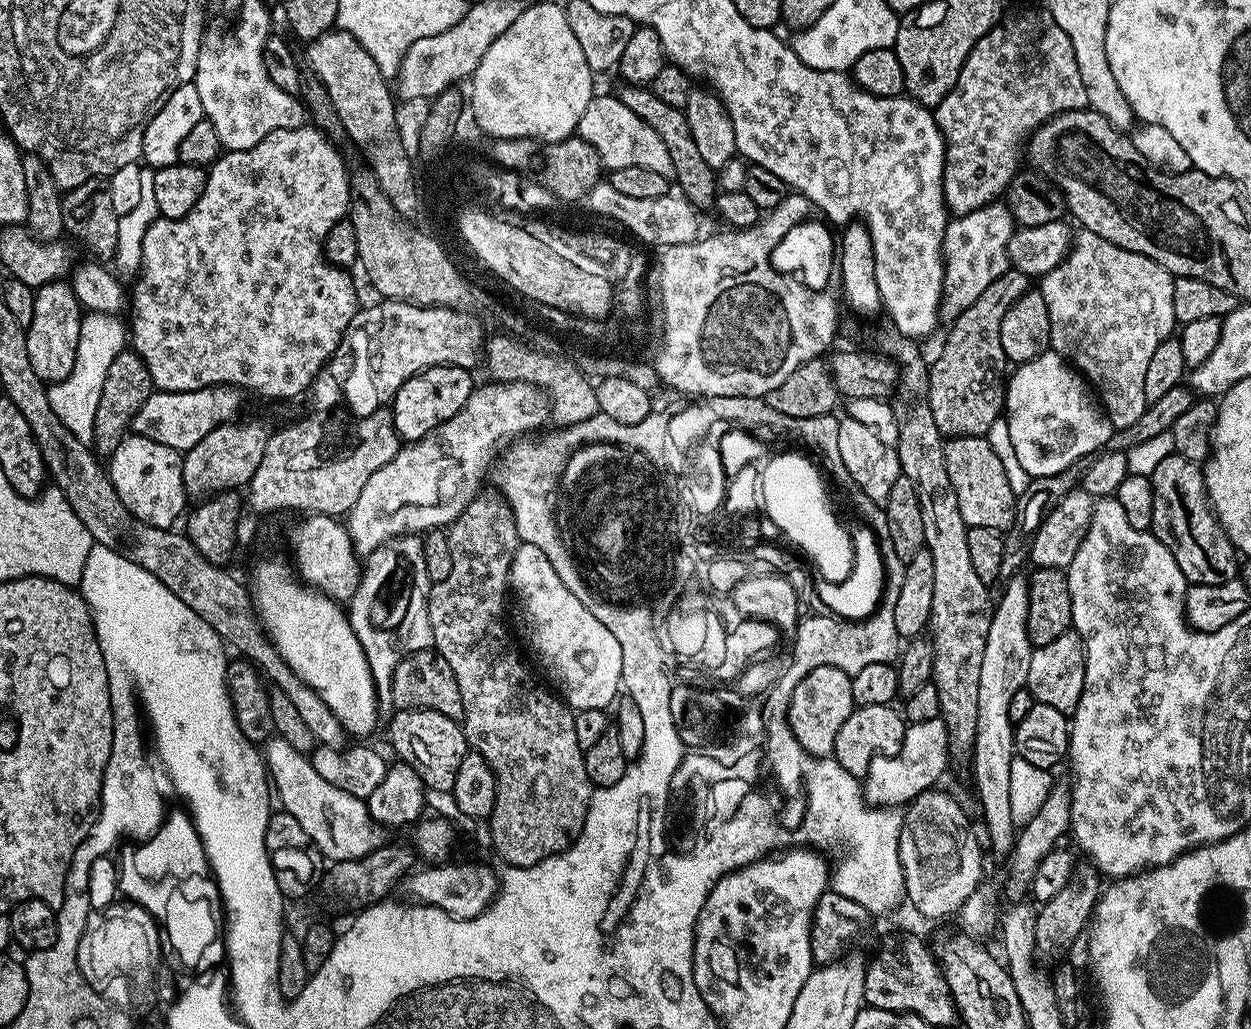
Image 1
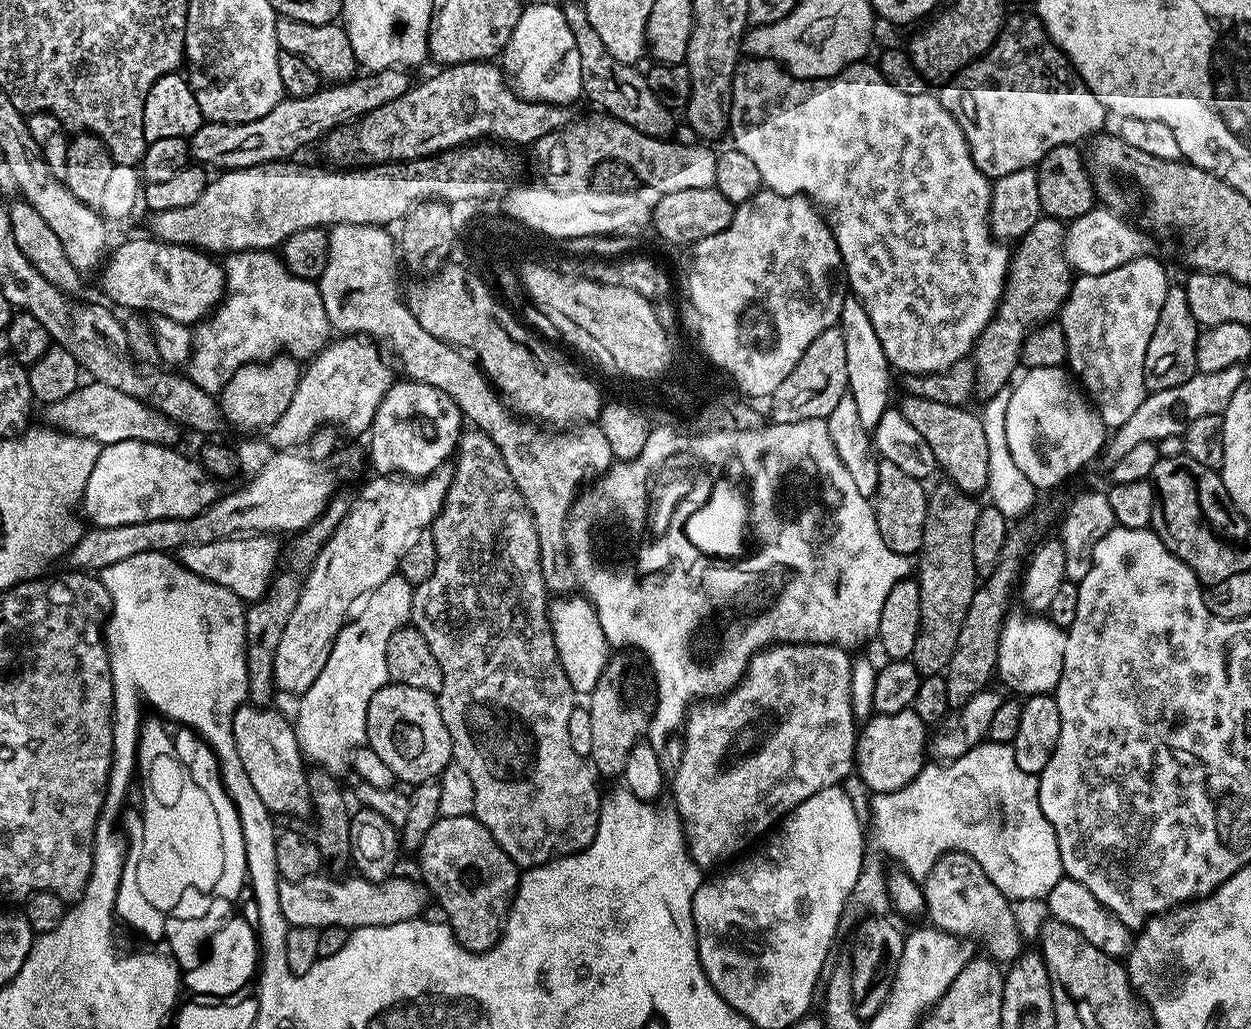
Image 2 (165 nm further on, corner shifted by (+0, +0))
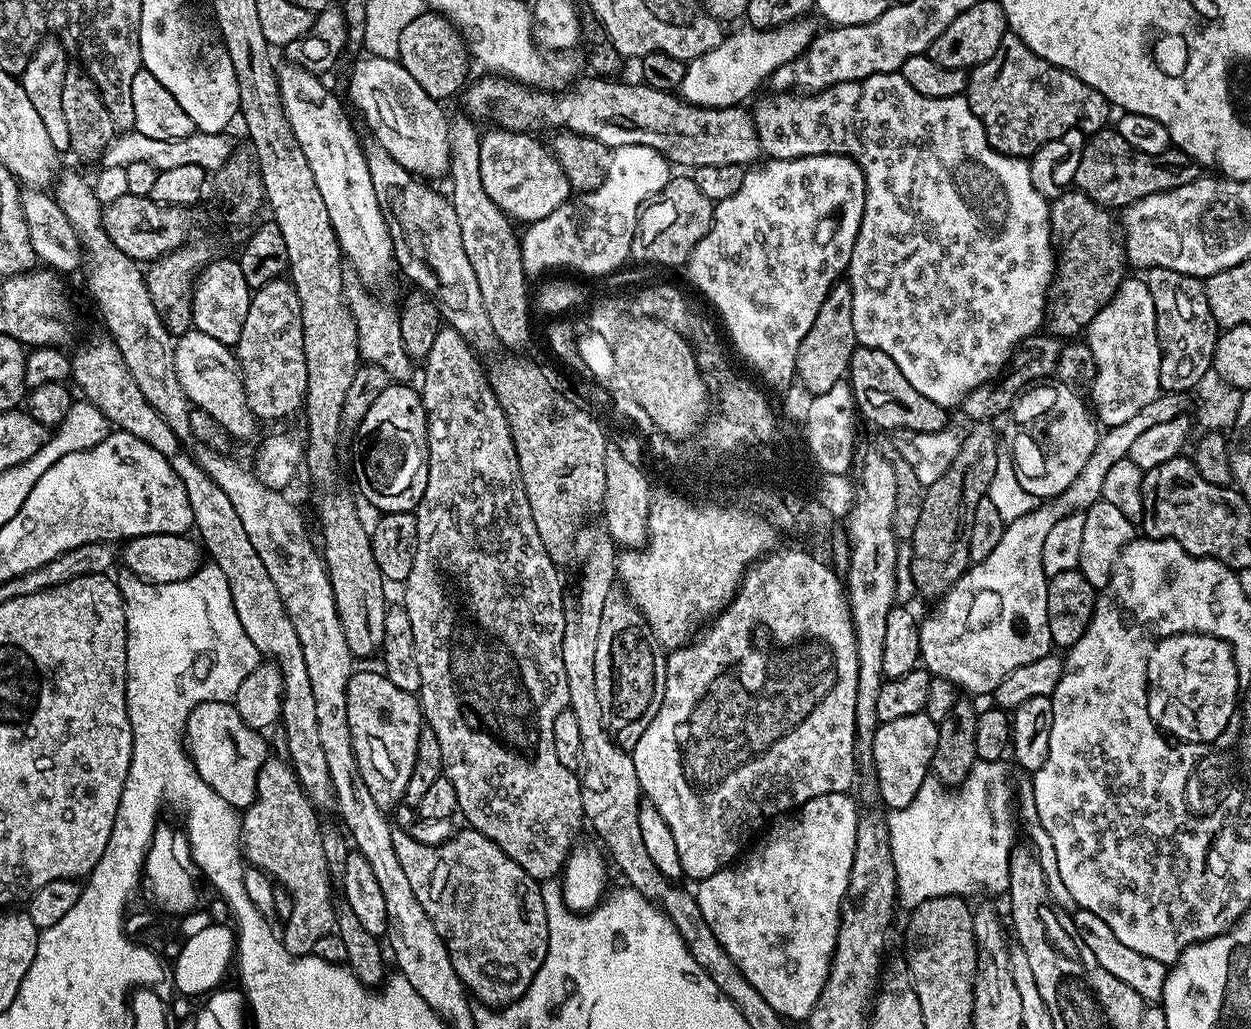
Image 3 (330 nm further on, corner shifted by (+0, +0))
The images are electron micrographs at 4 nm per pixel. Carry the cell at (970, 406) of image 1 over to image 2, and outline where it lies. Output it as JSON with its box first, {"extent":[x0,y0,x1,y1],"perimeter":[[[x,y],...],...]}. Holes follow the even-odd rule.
{"extent":[974,215,1074,401],"perimeter":[[[1041,215],[1038,222],[1034,222],[1034,226],[1030,226],[1030,230],[1026,230],[1026,234],[1021,236],[1019,240],[1015,241],[1014,247],[1010,252],[1010,259],[1008,262],[1008,276],[1004,279],[1004,292],[1000,295],[1000,306],[996,309],[995,314],[992,316],[990,323],[982,330],[982,334],[976,340],[976,347],[974,349],[974,363],[976,365],[976,391],[975,395],[981,401],[994,398],[994,394],[1005,391],[1009,387],[1010,381],[1017,375],[1016,368],[1020,364],[1020,347],[1024,344],[1024,339],[1029,334],[1031,329],[1038,327],[1040,324],[1047,324],[1055,321],[1060,314],[1060,307],[1063,306],[1064,300],[1070,294],[1072,289],[1072,281],[1074,279],[1074,269],[1068,264],[1068,259],[1064,257],[1064,233],[1066,231],[1065,221],[1055,220],[1052,216]]]}

